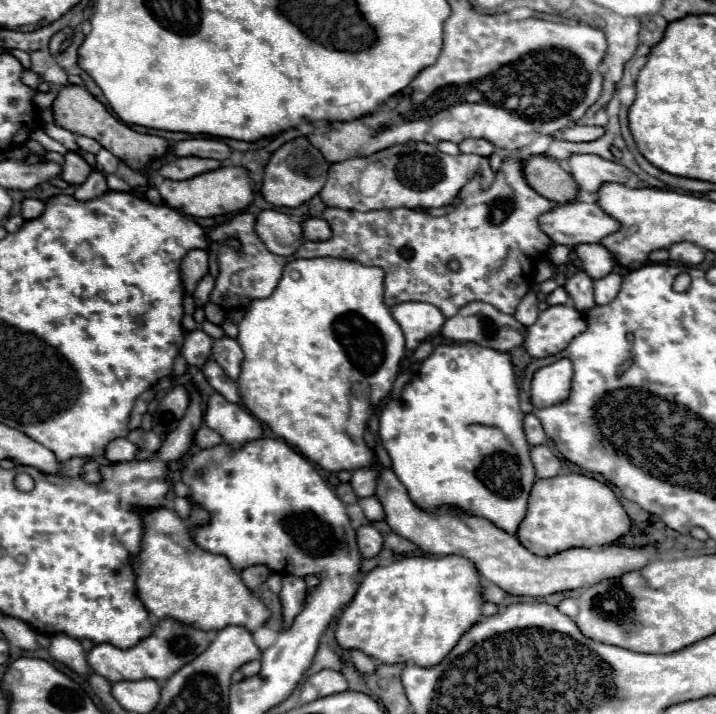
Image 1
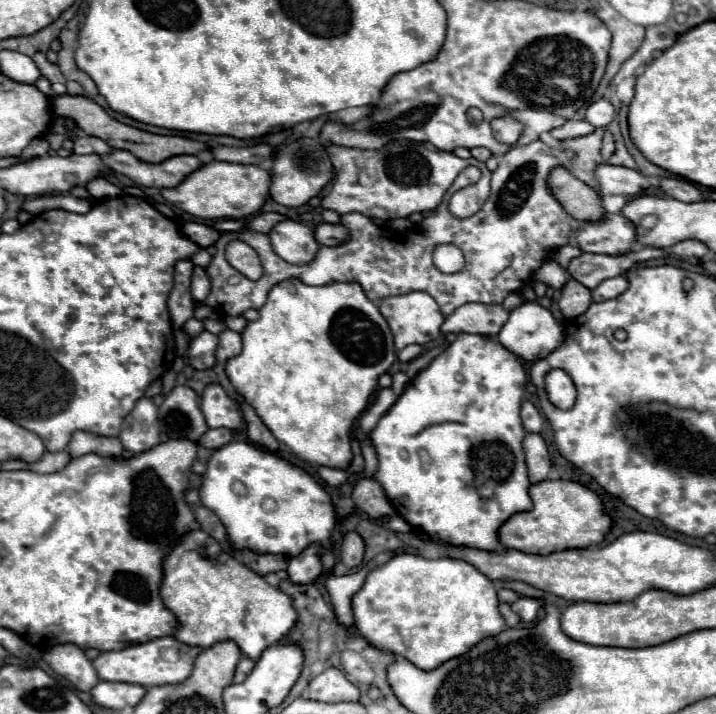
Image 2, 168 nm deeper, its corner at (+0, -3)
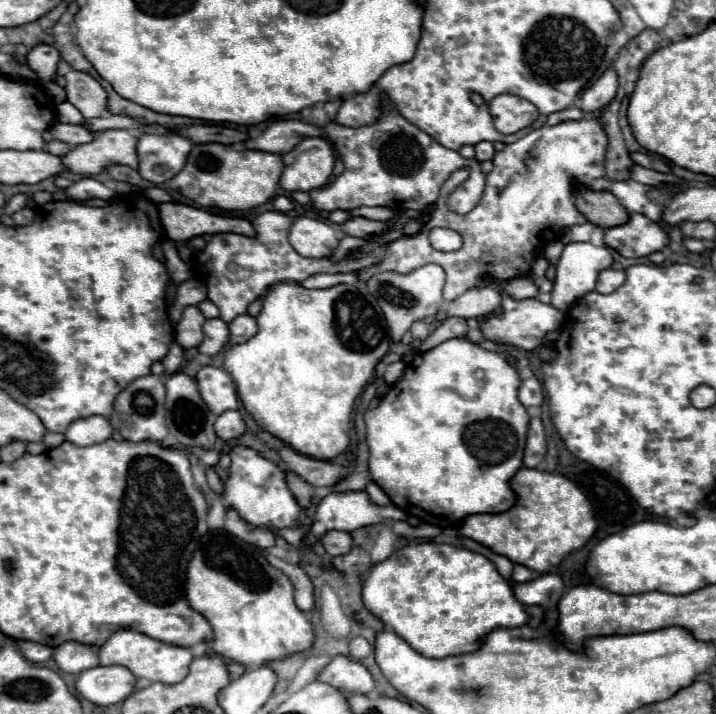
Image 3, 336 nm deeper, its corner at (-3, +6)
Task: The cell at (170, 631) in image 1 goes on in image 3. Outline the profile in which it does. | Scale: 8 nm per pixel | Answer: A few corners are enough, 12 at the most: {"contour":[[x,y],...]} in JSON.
{"contour":[[117,630],[101,646],[101,666],[175,684],[191,648]]}

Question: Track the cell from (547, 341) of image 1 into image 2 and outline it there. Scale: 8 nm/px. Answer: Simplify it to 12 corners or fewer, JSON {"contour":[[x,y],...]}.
{"contour":[[526,301],[510,311],[498,341],[538,361],[564,341],[550,309]]}

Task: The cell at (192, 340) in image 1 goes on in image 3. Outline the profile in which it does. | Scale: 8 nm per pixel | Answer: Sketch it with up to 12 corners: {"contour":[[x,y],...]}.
{"contour":[[221,318],[205,320],[199,352],[215,356],[229,340]]}

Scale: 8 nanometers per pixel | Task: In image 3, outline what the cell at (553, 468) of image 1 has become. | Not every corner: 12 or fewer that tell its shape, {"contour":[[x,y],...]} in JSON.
{"contour":[[531,418],[523,466],[537,468],[545,460],[541,418]]}

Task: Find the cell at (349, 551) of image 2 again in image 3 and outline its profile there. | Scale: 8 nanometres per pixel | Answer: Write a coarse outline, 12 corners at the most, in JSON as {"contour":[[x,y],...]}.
{"contour":[[331,530],[321,540],[329,556],[351,552],[349,532]]}

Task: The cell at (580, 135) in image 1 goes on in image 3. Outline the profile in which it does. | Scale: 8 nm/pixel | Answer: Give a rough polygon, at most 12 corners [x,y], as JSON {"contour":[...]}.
{"contour":[[575,106],[553,112],[547,124],[583,120],[587,114]]}

